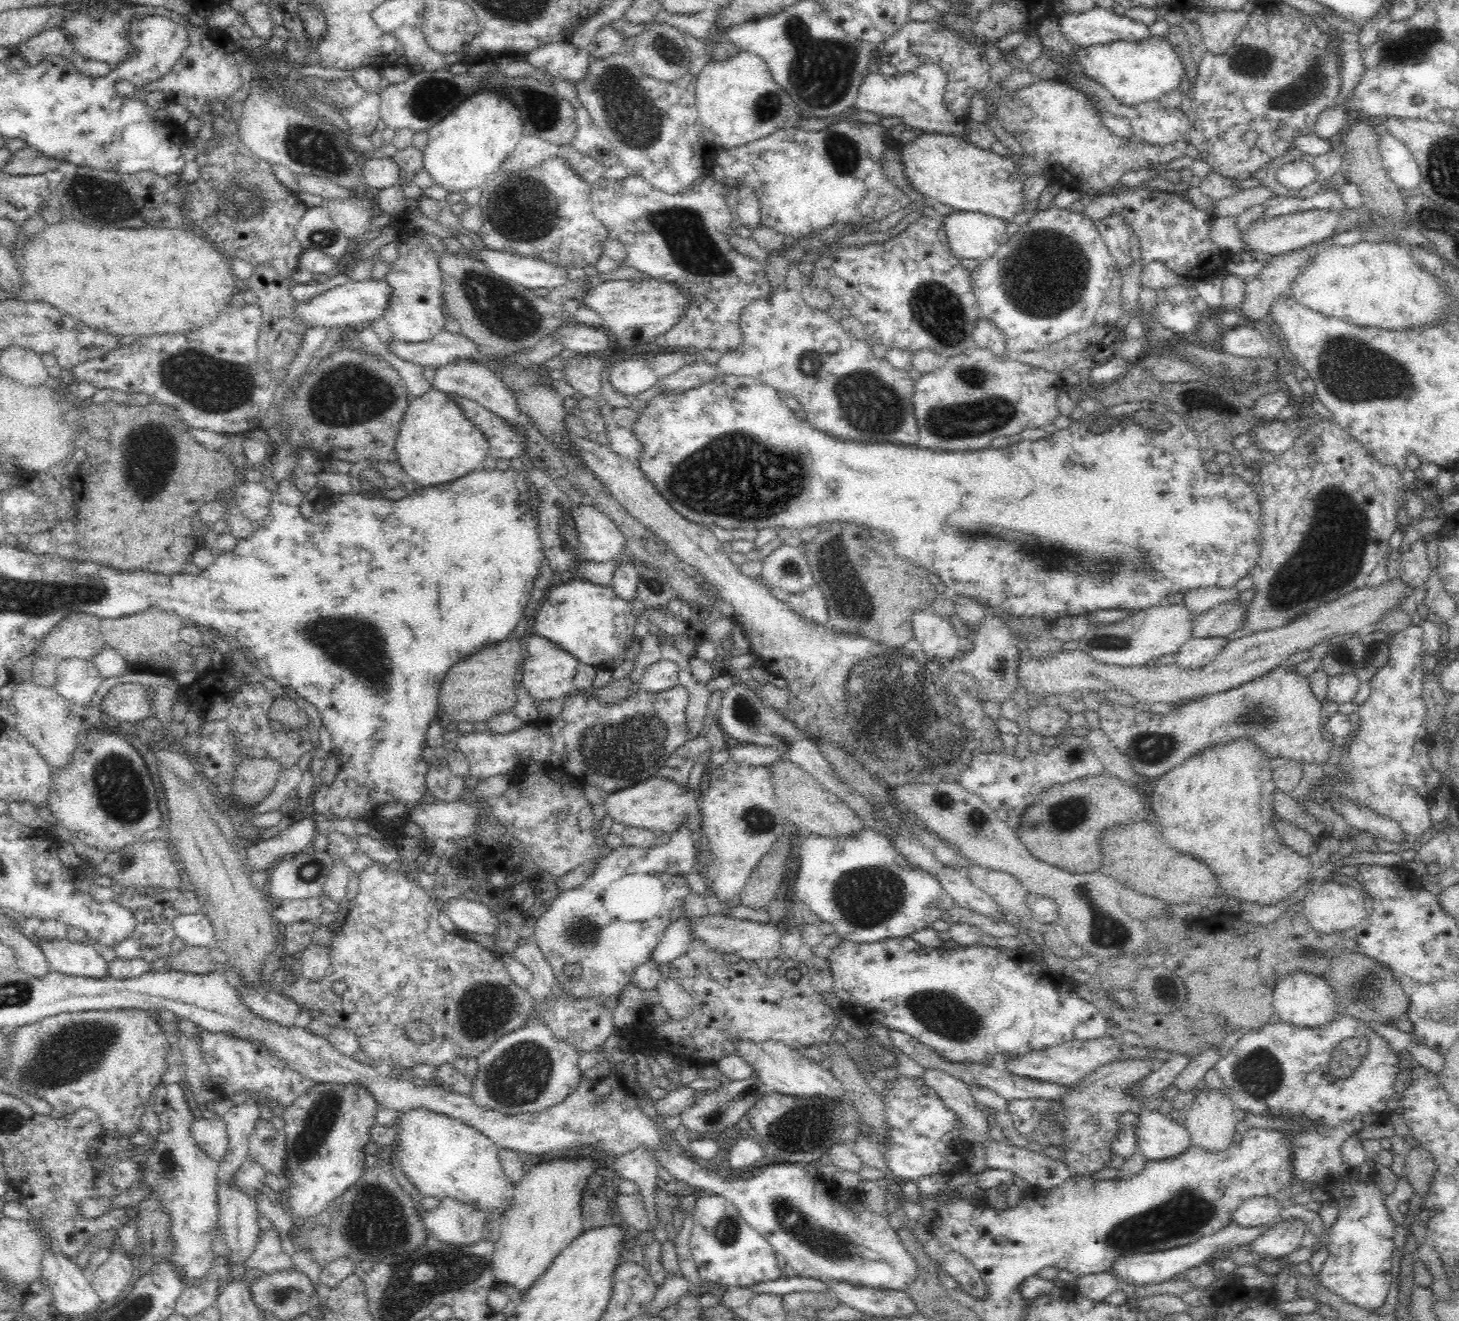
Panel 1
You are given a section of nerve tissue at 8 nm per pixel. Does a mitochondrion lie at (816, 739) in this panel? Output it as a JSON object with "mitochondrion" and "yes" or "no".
{"mitochondrion":"no"}

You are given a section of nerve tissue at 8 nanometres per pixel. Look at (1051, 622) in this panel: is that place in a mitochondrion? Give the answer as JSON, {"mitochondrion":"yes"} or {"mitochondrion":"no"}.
{"mitochondrion":"no"}

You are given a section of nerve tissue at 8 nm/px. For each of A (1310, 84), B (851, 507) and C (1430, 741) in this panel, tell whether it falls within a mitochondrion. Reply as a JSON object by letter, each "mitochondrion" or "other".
{"A":"mitochondrion","B":"other","C":"other"}

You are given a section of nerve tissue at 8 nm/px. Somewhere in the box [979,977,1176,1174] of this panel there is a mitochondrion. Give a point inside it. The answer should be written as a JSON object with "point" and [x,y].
{"point":[1165,988]}

